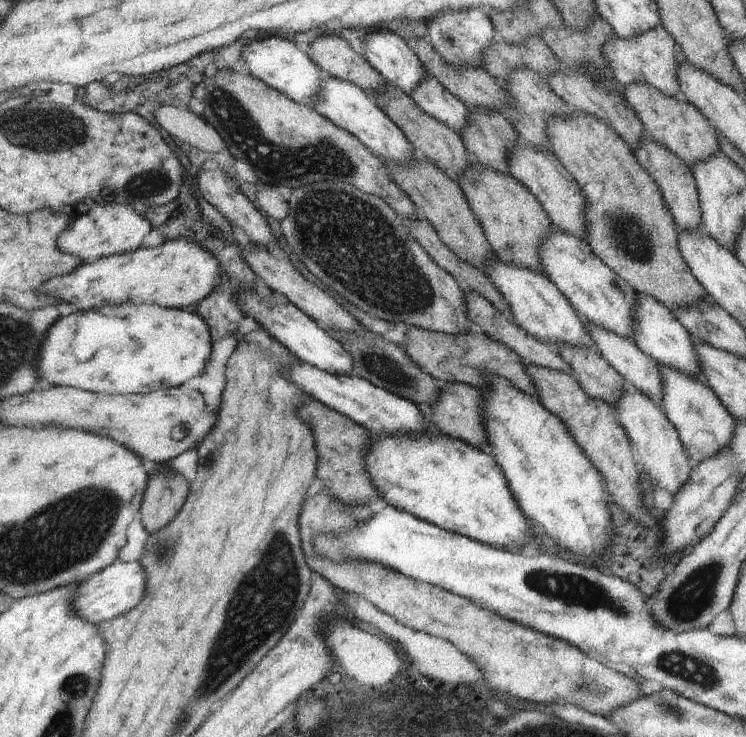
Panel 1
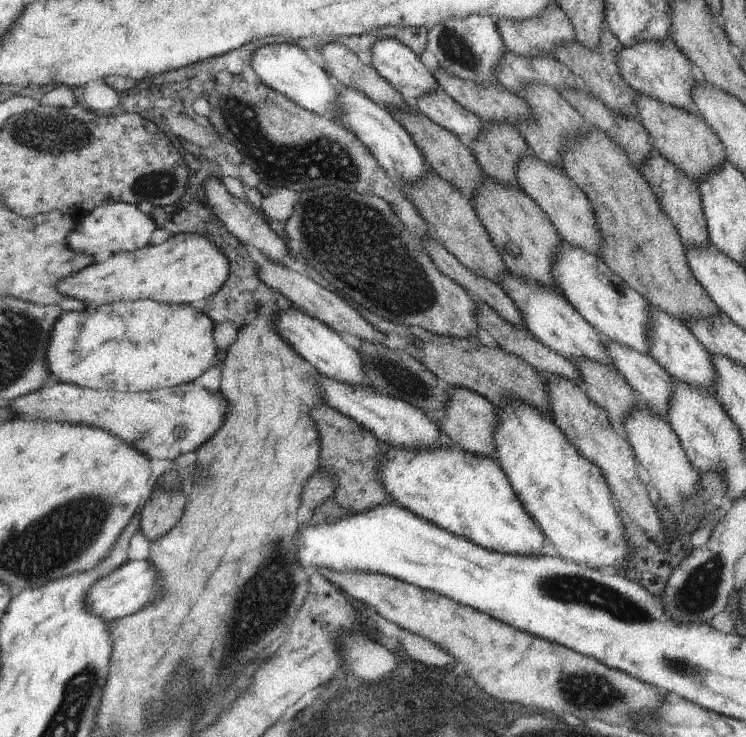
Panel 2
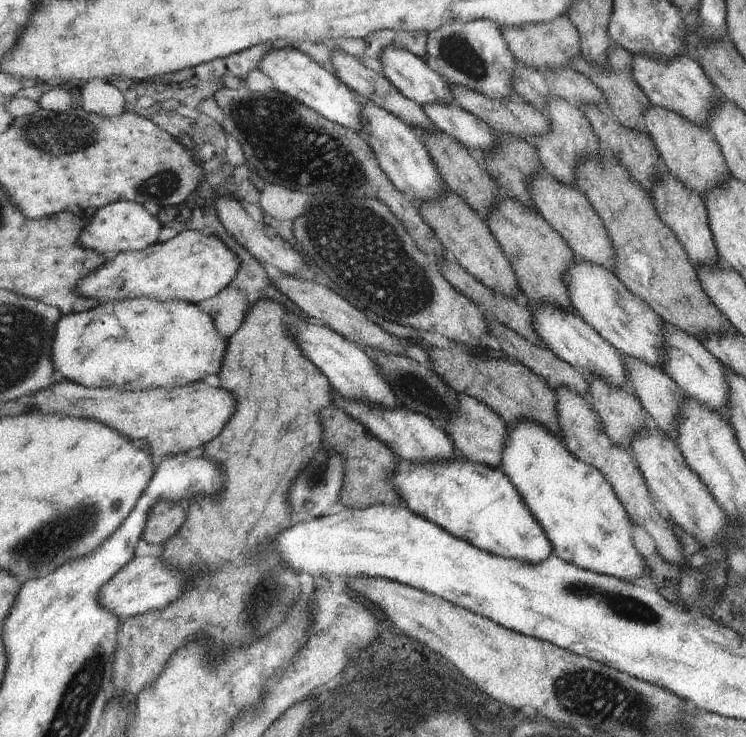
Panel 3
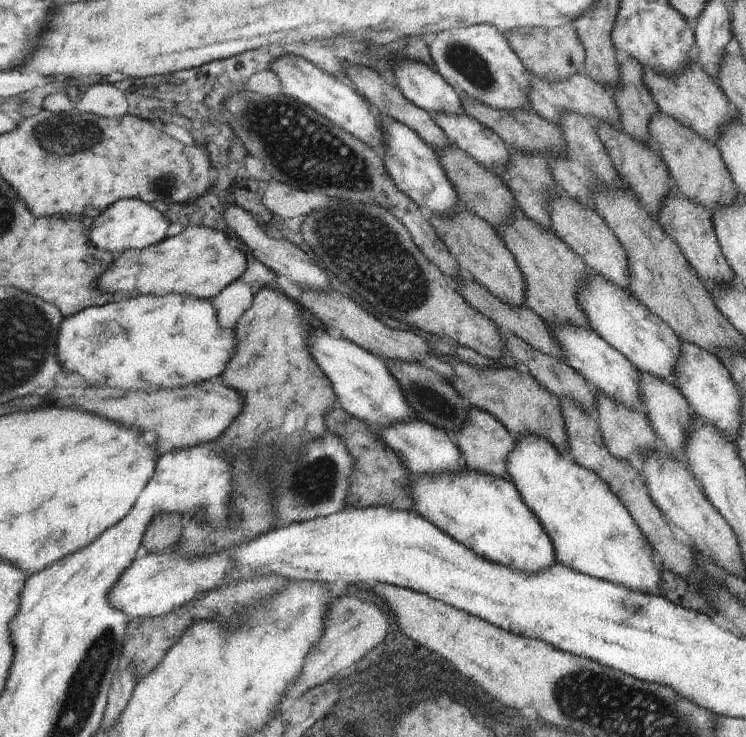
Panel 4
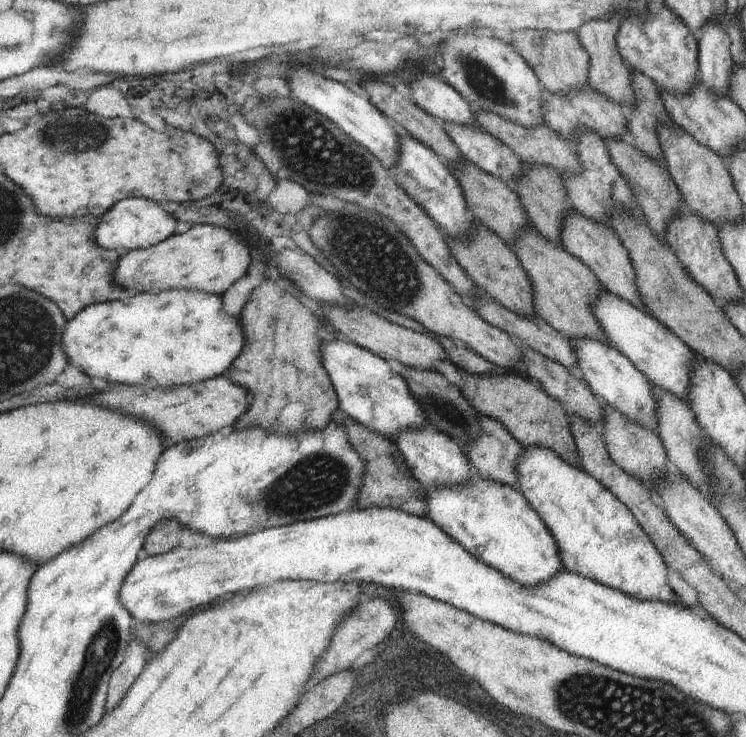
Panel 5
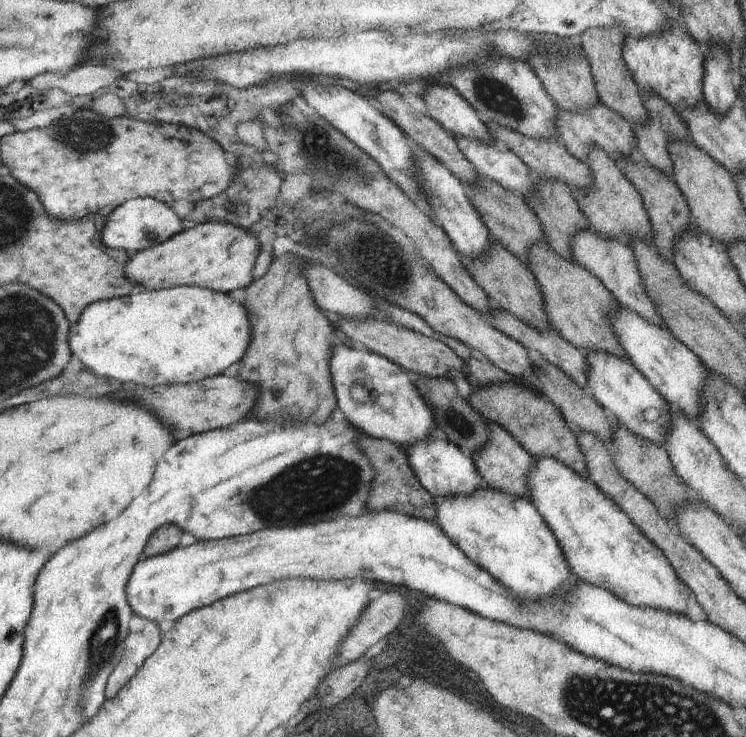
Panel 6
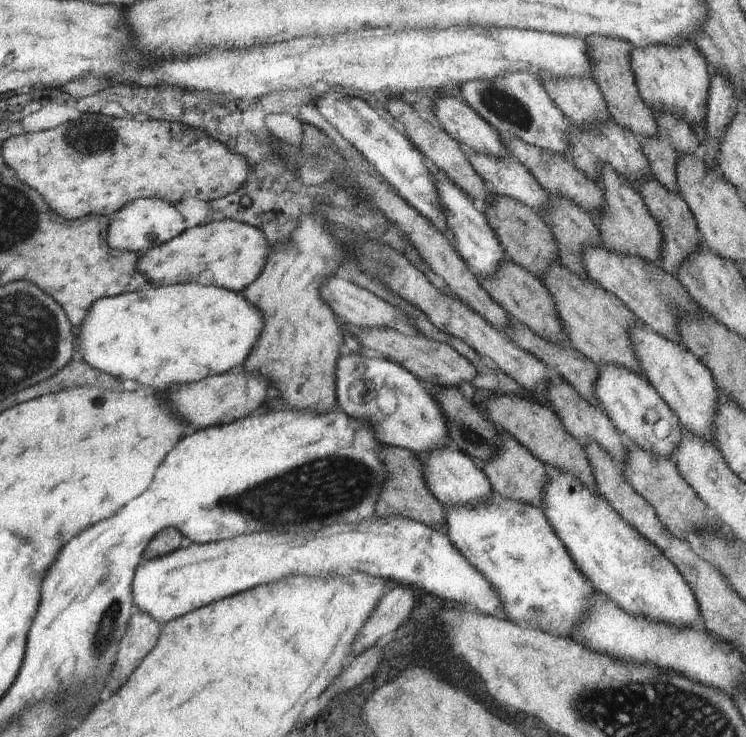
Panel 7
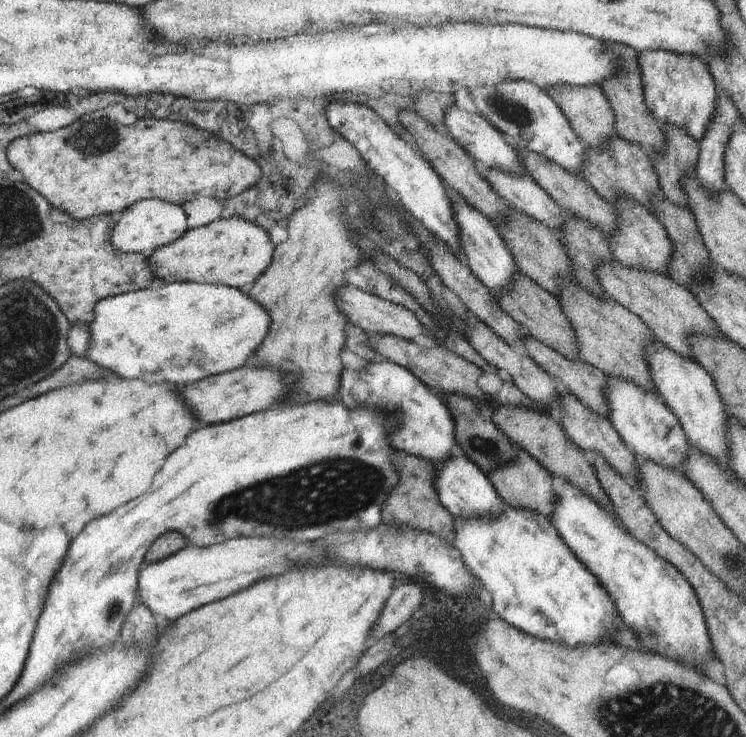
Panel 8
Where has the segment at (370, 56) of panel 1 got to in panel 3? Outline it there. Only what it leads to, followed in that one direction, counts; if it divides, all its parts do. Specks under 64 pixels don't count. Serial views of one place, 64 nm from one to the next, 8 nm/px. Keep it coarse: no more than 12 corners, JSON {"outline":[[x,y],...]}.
{"outline":[[388,45],[383,74],[421,107],[454,102],[447,80],[406,48]]}

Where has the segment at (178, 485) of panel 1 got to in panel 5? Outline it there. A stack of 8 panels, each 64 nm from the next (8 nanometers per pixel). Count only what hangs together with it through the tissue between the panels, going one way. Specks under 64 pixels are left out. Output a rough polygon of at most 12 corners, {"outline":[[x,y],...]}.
{"outline":[[160,520],[146,535],[150,556],[180,547],[176,520]]}

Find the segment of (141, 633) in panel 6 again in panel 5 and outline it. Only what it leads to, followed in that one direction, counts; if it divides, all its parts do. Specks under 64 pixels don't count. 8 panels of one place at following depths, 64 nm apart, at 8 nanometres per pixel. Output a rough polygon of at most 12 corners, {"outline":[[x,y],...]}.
{"outline":[[131,638],[110,677],[105,712],[120,706],[145,671],[150,650]]}

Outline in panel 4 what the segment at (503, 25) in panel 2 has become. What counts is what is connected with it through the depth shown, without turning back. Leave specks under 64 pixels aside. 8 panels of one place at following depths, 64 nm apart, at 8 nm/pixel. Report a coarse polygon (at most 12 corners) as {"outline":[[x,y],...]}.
{"outline":[[571,24],[502,34],[531,74],[562,82],[585,68]]}

